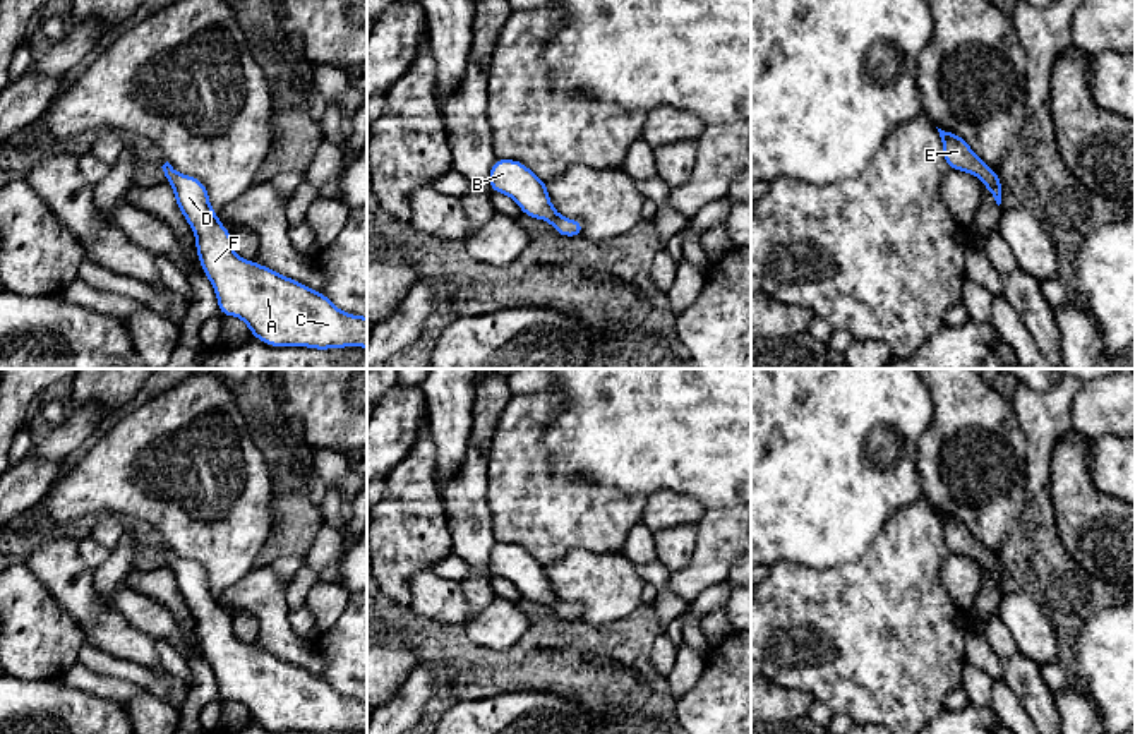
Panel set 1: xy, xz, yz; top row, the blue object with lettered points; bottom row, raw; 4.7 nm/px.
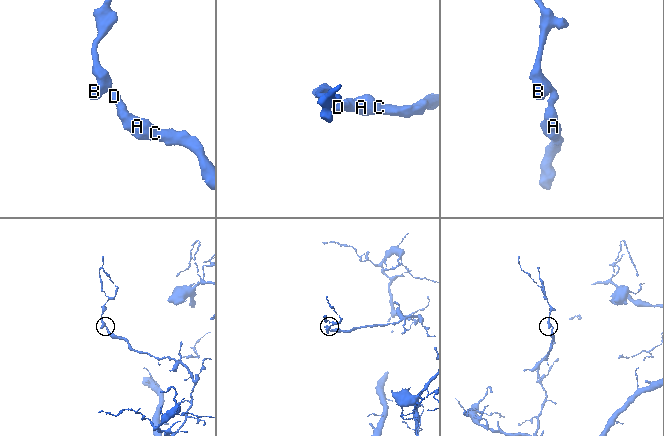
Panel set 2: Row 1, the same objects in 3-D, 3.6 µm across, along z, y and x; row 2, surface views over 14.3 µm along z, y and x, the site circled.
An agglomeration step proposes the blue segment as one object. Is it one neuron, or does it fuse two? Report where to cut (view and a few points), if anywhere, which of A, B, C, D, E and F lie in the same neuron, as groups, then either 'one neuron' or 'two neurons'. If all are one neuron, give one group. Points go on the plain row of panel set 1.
no cut | A B C D E F | one neuron

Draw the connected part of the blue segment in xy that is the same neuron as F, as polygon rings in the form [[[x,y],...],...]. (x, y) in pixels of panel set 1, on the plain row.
[[[168,545],[161,552],[173,571],[177,592],[195,617],[199,647],[216,676],[219,698],[240,701],[252,720],[269,731],[367,732],[367,701],[346,698],[321,676],[238,641],[231,629],[231,617],[209,588],[206,569],[195,561],[178,557]]]

